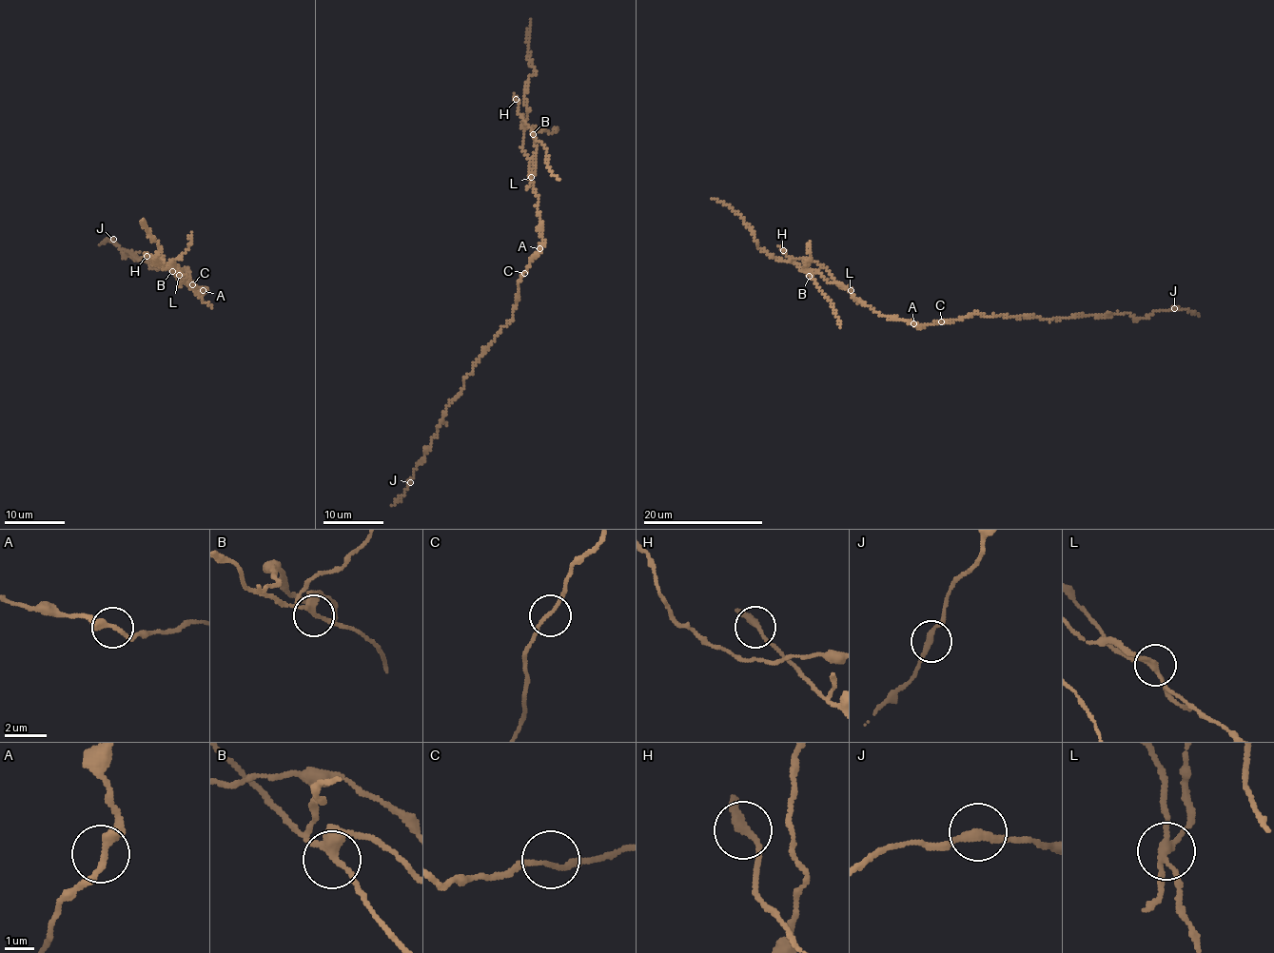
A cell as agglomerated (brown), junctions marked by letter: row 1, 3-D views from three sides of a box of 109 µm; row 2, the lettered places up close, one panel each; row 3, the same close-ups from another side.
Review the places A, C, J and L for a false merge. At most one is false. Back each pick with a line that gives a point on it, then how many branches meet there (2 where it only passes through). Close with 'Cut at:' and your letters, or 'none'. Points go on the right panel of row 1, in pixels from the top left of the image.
L: (851, 290) | 4
Cut at: L

